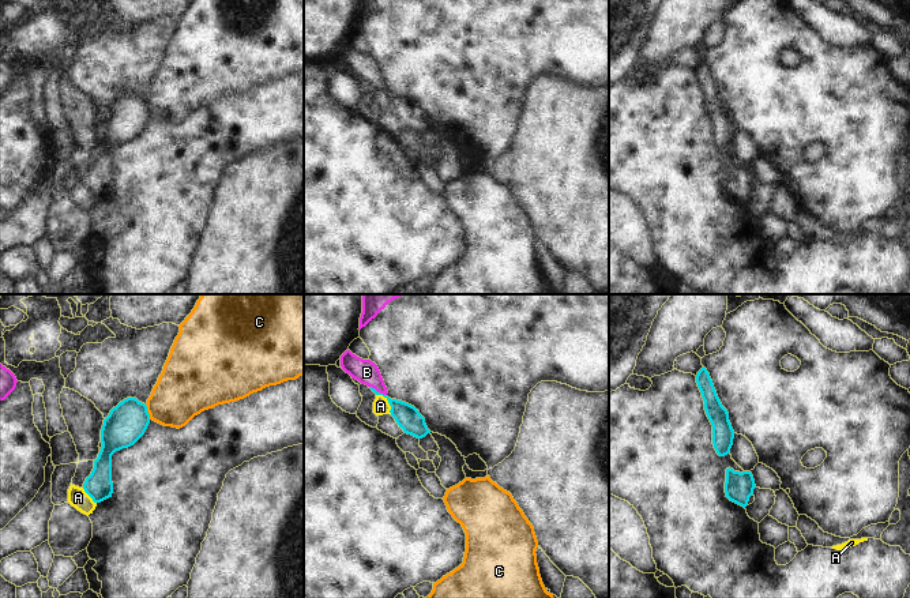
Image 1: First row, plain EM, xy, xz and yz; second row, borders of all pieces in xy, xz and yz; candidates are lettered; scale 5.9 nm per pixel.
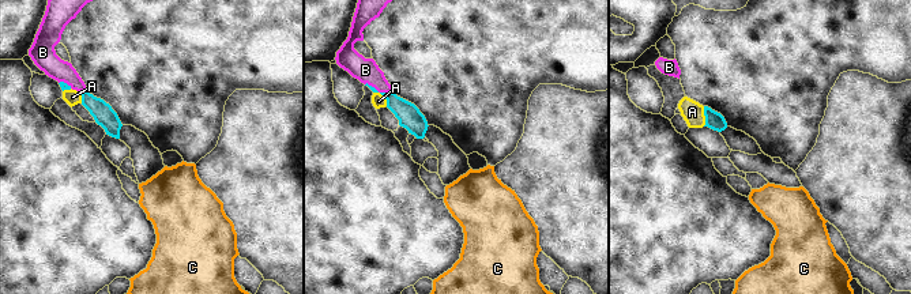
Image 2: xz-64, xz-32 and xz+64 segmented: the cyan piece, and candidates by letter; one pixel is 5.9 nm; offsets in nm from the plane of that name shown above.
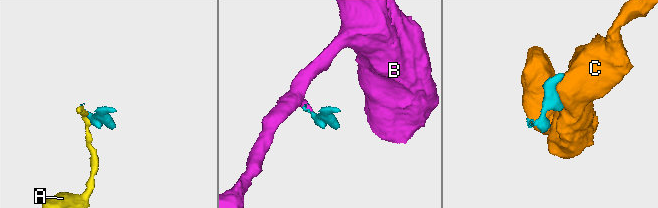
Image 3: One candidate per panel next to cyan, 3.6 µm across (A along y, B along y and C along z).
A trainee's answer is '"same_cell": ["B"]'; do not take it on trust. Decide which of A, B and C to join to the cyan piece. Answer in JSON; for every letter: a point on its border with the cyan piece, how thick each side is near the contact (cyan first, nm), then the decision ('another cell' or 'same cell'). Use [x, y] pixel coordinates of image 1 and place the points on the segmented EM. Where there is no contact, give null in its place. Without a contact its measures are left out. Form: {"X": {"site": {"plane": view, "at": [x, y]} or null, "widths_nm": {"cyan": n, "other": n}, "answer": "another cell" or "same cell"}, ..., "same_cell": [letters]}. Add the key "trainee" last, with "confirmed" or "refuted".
{"A": {"site": {"plane": "xz", "at": [388, 402]}, "widths_nm": {"cyan": 150, "other": 100}, "answer": "another cell"}, "B": {"site": {"plane": "xz", "at": [376, 391]}, "widths_nm": {"cyan": 150, "other": 140}, "answer": "same cell"}, "C": {"site": {"plane": "xy", "at": [147, 412]}, "widths_nm": {"cyan": 240, "other": 320}, "answer": "another cell"}, "same_cell": ["B"], "trainee": "confirmed"}

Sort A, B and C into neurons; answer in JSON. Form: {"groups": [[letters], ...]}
{"groups": [["A"], ["B"], ["C"]]}

